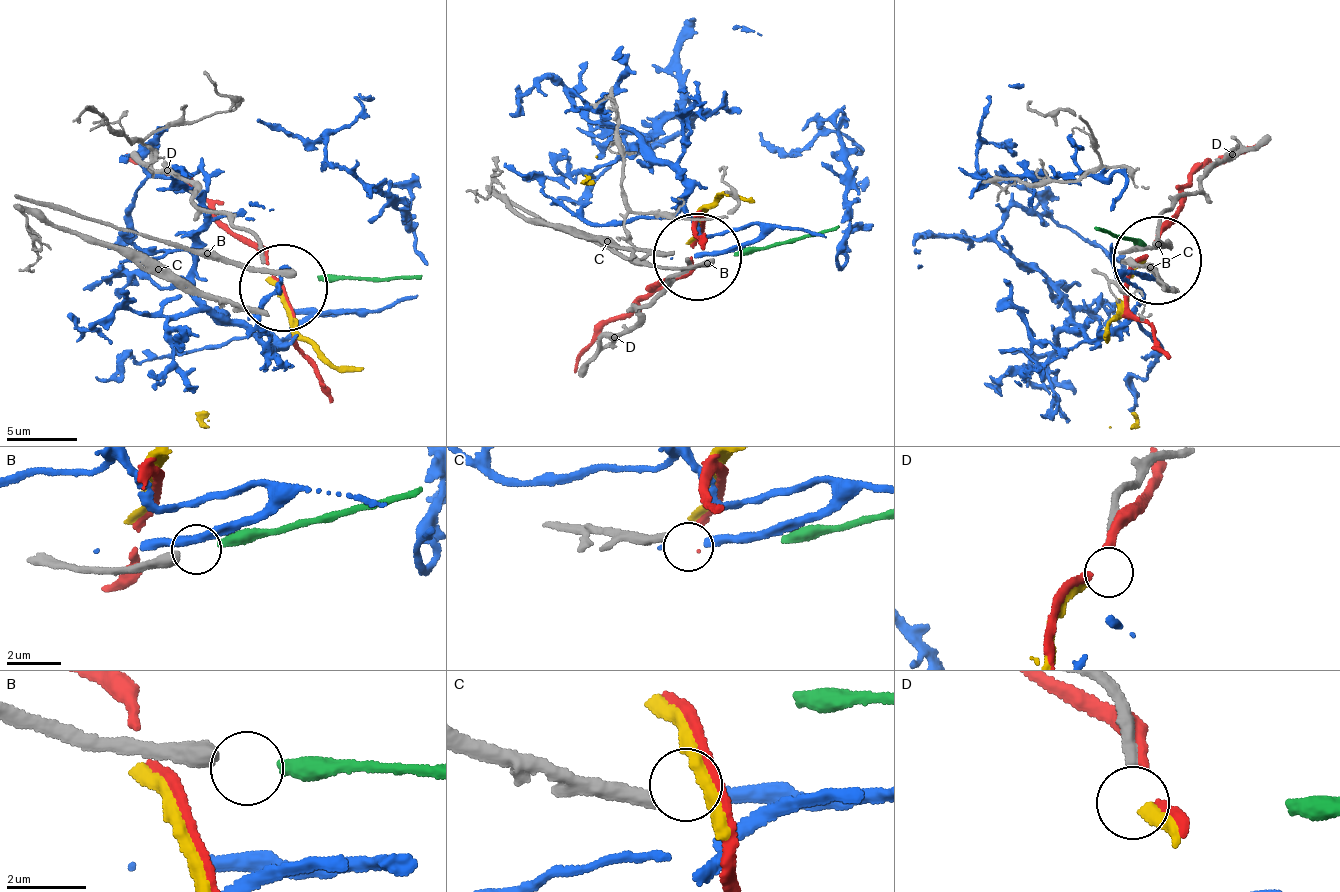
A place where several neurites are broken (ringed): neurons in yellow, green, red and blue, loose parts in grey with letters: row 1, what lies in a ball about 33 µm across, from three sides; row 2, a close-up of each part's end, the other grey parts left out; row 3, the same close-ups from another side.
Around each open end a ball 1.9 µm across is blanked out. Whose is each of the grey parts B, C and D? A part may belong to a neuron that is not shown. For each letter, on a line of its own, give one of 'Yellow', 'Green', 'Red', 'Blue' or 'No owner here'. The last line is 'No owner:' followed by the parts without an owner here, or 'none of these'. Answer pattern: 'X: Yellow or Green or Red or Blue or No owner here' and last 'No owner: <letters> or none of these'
B: Green
C: Blue
D: Yellow
No owner: none of these

